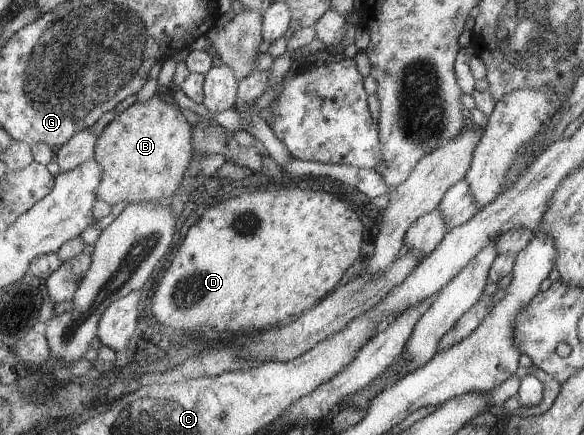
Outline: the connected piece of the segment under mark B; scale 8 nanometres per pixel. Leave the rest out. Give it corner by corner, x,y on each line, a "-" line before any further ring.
155,95
146,103
135,102
120,115
116,114
96,146
94,158
103,165
98,200
110,206
119,201
152,203
173,195
187,175
192,159
192,125
188,125
176,105
168,105

